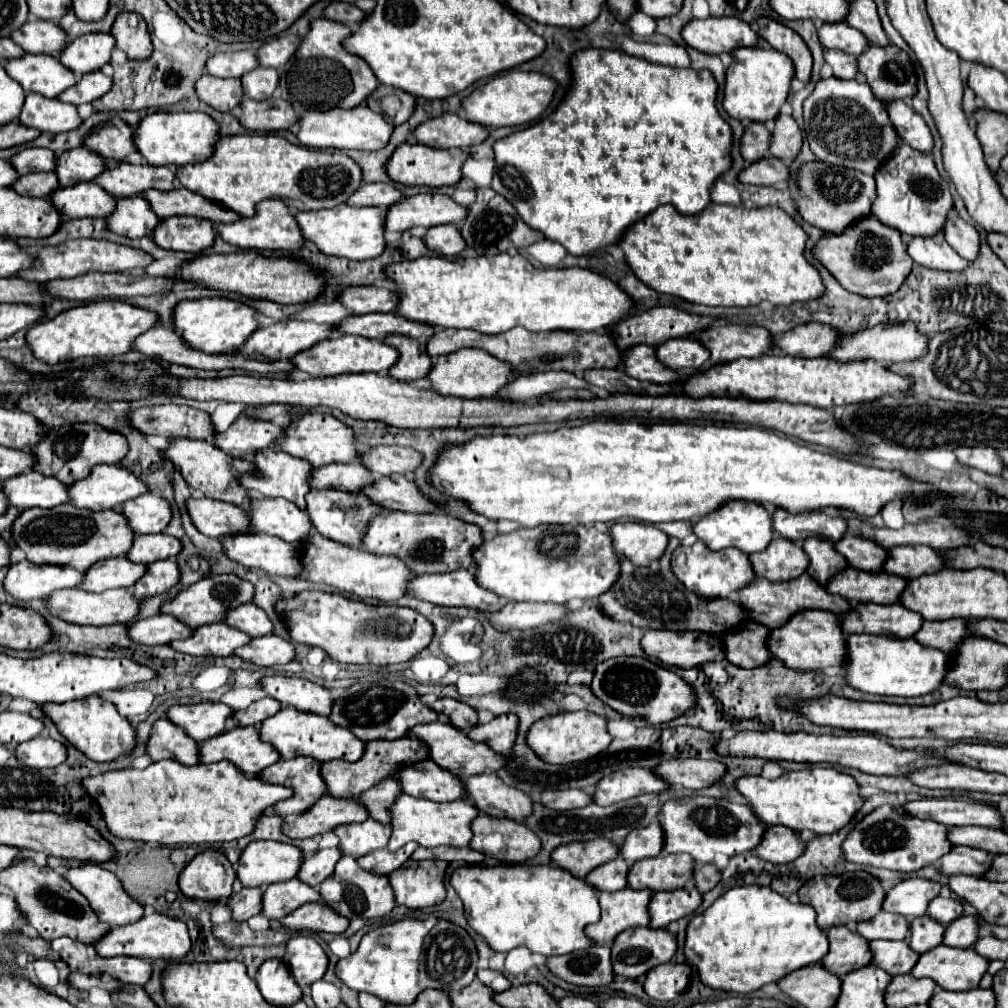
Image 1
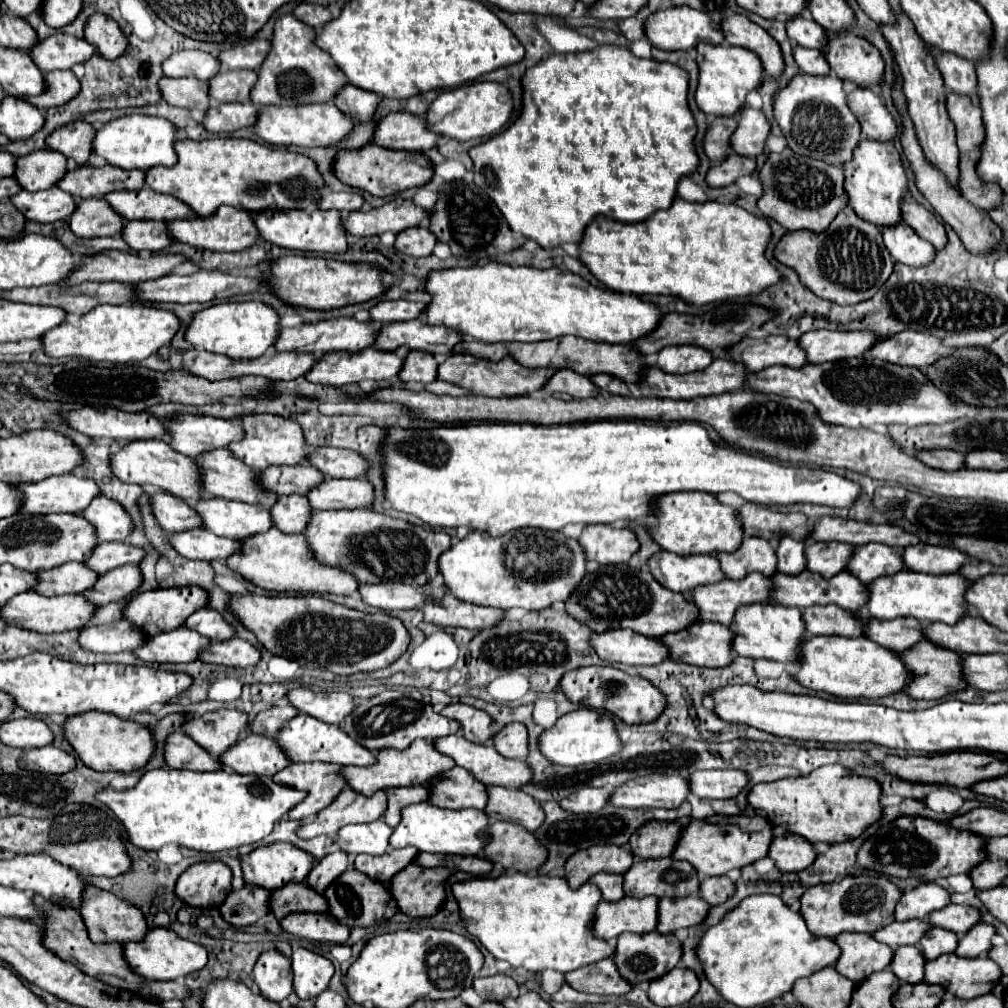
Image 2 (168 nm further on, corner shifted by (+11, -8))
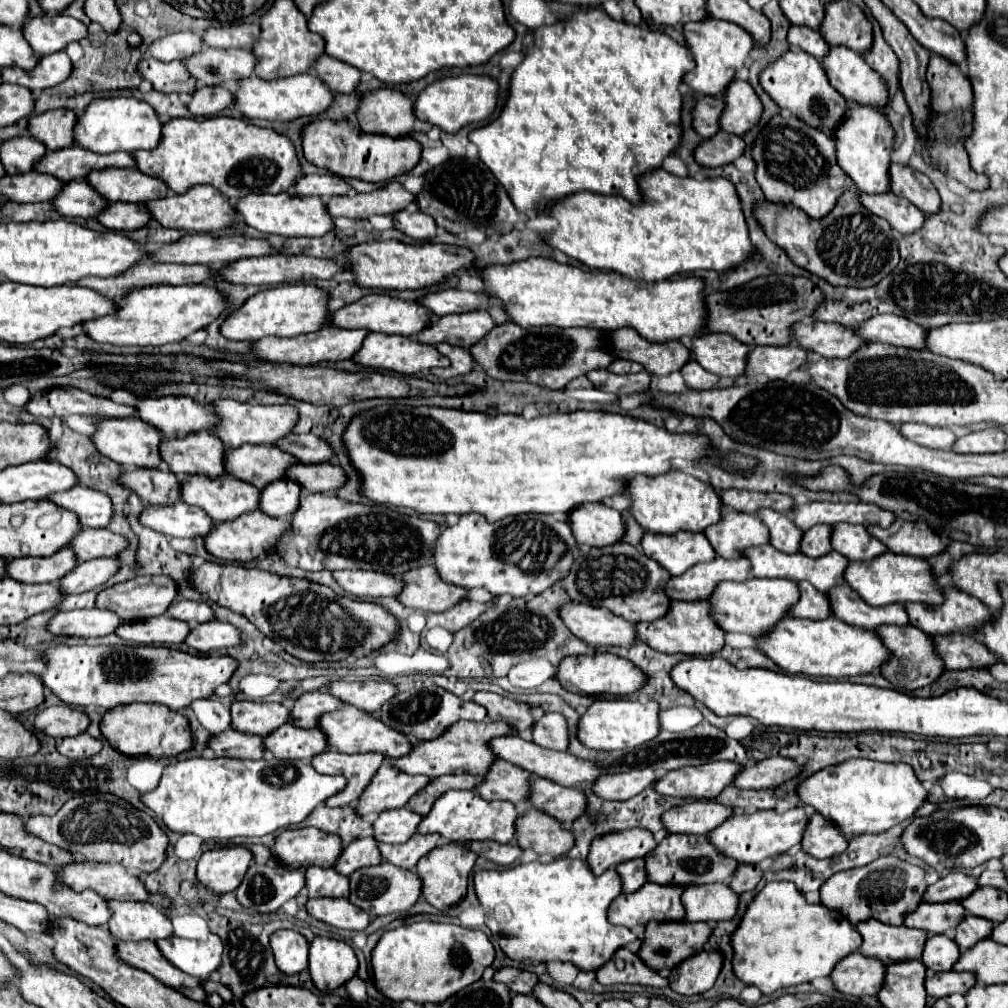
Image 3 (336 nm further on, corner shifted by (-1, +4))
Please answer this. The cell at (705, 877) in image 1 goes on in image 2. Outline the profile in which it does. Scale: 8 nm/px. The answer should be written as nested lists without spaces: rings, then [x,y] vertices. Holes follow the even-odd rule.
[[[708,877],[700,881],[700,897],[706,899],[710,905],[720,905],[734,893],[734,883],[724,877]]]

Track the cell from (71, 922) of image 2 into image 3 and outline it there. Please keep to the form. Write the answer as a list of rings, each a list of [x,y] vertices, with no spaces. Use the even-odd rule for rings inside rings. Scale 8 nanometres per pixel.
[[[118,941],[116,951],[120,953],[120,959],[126,959],[132,963],[132,967],[140,967],[142,971],[148,971],[152,977],[160,979],[164,985],[180,991],[188,999],[194,1001],[206,1001],[208,993],[204,991],[202,983],[192,979],[190,975],[184,975],[180,969],[172,967],[160,953],[160,949],[152,941],[144,943],[124,943]]]

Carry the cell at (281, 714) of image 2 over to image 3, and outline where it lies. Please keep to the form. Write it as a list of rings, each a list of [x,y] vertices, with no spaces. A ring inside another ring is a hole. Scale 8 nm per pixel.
[[[322,689],[304,693],[292,707],[292,723],[296,723],[298,727],[304,727],[304,729],[318,727],[318,721],[324,713],[336,711],[342,705],[344,703],[340,699],[336,699],[334,695],[330,695],[328,691],[322,691]]]

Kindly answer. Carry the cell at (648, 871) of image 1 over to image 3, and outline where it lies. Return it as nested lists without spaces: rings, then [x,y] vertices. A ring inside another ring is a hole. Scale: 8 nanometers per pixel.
[[[670,833],[656,847],[654,853],[646,857],[648,881],[658,885],[704,885],[704,883],[730,883],[732,875],[738,869],[738,861],[726,857],[712,847],[706,835],[678,835]]]

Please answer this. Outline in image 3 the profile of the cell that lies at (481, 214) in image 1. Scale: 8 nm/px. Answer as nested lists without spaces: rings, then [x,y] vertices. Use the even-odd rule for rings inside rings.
[[[452,157],[444,165],[438,165],[430,169],[428,173],[424,173],[424,189],[416,193],[416,205],[420,207],[422,213],[430,215],[438,227],[444,227],[448,233],[454,233],[454,235],[462,235],[466,229],[480,229],[486,237],[494,233],[502,235],[502,233],[512,231],[514,223],[522,219],[522,215],[510,201],[504,187],[500,187],[498,179],[494,179],[494,175],[488,171],[488,167],[478,157],[476,159]]]

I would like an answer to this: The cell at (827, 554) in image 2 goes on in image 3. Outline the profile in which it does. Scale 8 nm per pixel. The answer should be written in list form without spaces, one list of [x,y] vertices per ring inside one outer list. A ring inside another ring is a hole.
[[[814,525],[812,529],[808,529],[800,541],[800,553],[808,555],[808,557],[820,557],[826,555],[832,547],[830,547],[830,533],[832,527],[830,525]]]

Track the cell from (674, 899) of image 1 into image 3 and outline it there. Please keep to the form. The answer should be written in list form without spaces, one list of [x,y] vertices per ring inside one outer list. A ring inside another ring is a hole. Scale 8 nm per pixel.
[[[724,883],[686,887],[682,895],[688,921],[726,921],[738,911],[740,897]]]

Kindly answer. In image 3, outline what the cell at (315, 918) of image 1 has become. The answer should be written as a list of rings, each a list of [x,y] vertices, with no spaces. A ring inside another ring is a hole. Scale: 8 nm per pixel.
[[[310,899],[306,907],[312,917],[338,929],[364,931],[370,925],[370,915],[348,899]]]

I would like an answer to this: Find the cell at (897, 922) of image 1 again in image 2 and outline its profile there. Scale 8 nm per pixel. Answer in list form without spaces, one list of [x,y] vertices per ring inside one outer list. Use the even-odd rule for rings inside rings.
[[[894,921],[878,931],[872,933],[872,937],[888,947],[900,947],[900,945],[916,945],[916,939],[924,935],[924,931],[930,927],[930,923],[924,921]]]

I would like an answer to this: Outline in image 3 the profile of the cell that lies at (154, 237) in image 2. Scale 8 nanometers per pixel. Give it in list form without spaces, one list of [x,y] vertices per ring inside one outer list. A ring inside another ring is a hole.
[[[108,203],[98,215],[96,221],[112,231],[136,231],[148,223],[150,215],[144,203]]]

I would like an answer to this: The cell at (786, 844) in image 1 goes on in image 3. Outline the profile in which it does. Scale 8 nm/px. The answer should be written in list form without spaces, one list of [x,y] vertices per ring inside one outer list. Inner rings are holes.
[[[814,813],[810,817],[810,823],[806,827],[802,849],[810,853],[816,859],[830,859],[834,855],[844,853],[848,847],[848,839],[838,831],[838,827],[824,819],[820,813]]]

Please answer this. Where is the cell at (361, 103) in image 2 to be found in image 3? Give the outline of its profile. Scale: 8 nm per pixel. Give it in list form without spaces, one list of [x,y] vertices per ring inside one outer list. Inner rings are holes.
[[[320,55],[312,69],[322,79],[322,83],[336,93],[352,93],[360,81],[360,71],[330,55]]]

